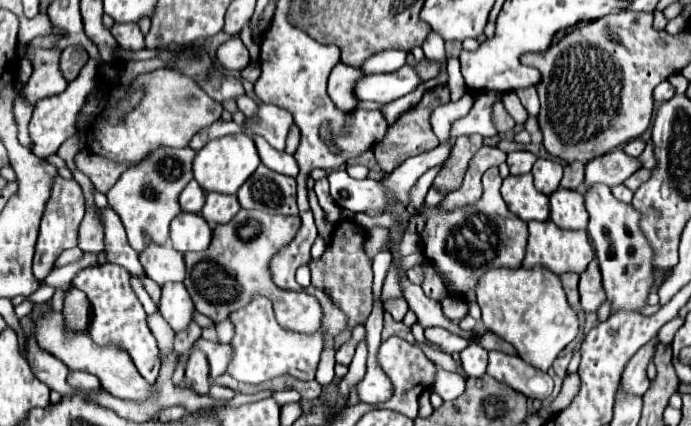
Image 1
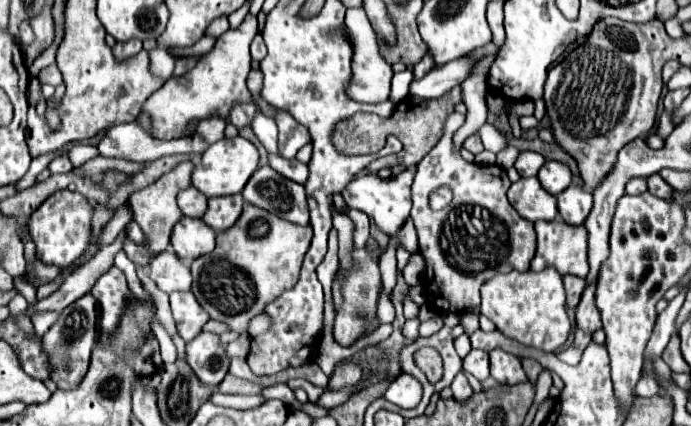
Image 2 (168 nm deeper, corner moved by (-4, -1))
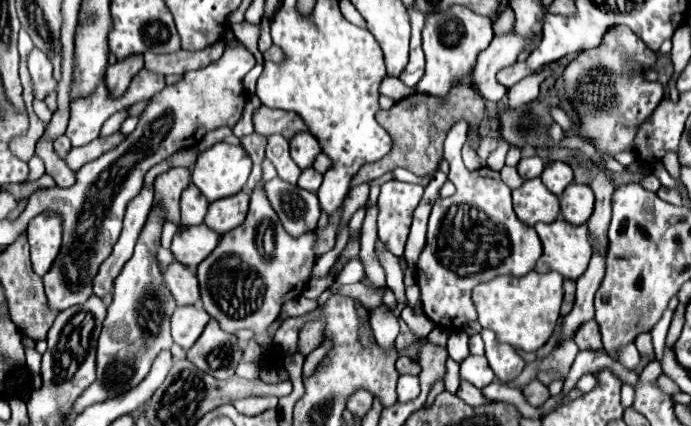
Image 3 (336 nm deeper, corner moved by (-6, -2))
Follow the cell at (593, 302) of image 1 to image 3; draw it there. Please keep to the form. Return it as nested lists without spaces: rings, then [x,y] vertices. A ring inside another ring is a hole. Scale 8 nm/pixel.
[[[594,321],[584,323],[584,325],[576,331],[574,341],[576,341],[576,345],[578,345],[580,351],[584,351],[584,349],[592,349],[592,351],[600,349],[600,331],[598,331],[596,323],[594,323]]]

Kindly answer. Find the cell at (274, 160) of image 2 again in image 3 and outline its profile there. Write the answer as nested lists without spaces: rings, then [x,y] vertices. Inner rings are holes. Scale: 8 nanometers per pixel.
[[[310,167],[310,169],[304,169],[302,175],[300,175],[300,179],[298,179],[298,187],[306,189],[306,191],[312,191],[312,193],[318,191],[320,183],[322,183],[322,177],[320,177],[320,173],[314,171],[312,167]]]

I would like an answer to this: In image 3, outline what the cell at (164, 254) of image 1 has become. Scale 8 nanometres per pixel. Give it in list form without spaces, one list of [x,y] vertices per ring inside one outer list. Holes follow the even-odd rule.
[[[174,261],[164,271],[164,281],[166,281],[166,287],[170,289],[170,293],[174,295],[174,299],[176,299],[178,305],[196,305],[200,301],[198,279],[182,263]]]

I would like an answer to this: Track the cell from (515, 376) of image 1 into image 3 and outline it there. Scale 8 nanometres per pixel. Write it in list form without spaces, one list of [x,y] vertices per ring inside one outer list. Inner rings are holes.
[[[484,329],[482,333],[482,339],[484,339],[484,347],[486,347],[486,359],[494,371],[494,375],[502,381],[502,383],[508,383],[512,379],[516,379],[522,369],[524,369],[524,361],[522,357],[516,353],[514,347],[506,345],[506,343],[498,343],[494,333]]]

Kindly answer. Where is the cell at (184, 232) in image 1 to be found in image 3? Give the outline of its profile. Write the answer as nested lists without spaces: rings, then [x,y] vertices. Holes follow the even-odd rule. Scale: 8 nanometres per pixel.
[[[204,223],[196,227],[180,227],[172,239],[174,259],[186,265],[188,269],[196,269],[218,245],[218,233],[208,229]]]

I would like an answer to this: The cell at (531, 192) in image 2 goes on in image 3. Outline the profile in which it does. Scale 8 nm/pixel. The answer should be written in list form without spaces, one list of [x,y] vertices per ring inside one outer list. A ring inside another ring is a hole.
[[[538,177],[524,181],[518,189],[514,189],[512,199],[518,219],[530,227],[534,227],[540,221],[552,223],[560,215],[558,197],[550,193]]]

